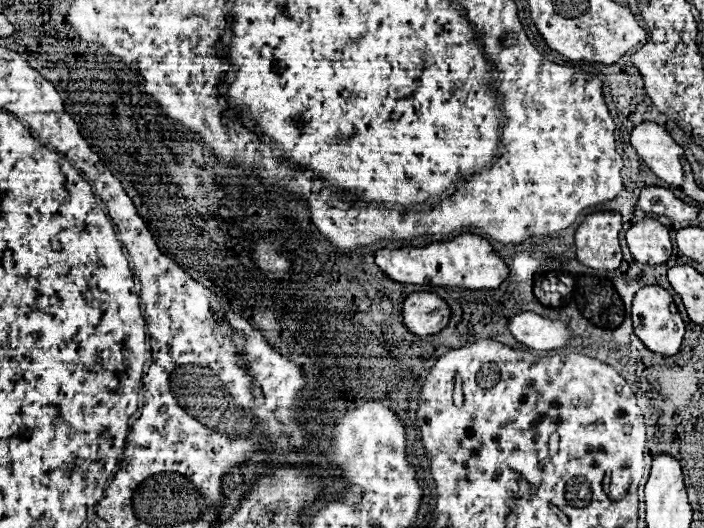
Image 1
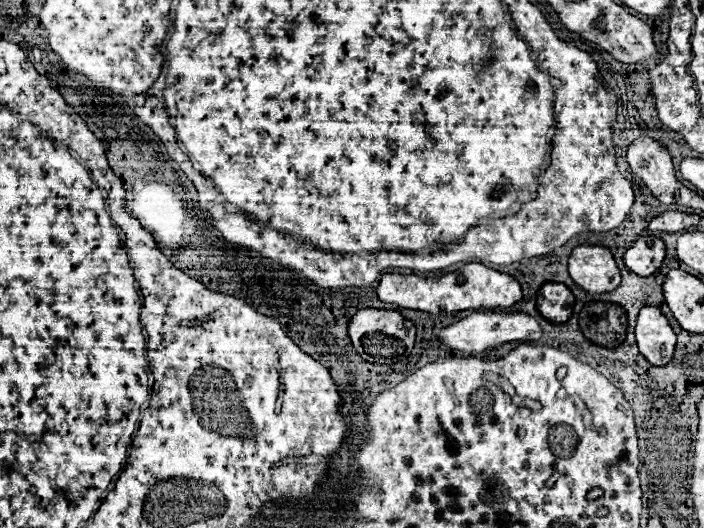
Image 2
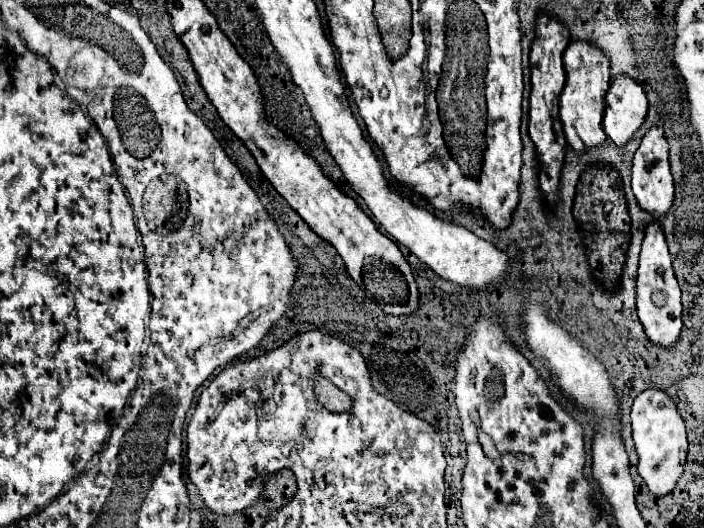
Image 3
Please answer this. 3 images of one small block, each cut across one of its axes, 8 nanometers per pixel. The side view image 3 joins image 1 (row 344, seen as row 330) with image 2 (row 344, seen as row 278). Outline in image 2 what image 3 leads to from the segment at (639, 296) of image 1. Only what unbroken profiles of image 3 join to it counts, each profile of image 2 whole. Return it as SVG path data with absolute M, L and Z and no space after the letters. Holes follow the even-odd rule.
M644 306L638 314L636 342L640 354L654 366L666 366L676 348L676 334L660 308Z

